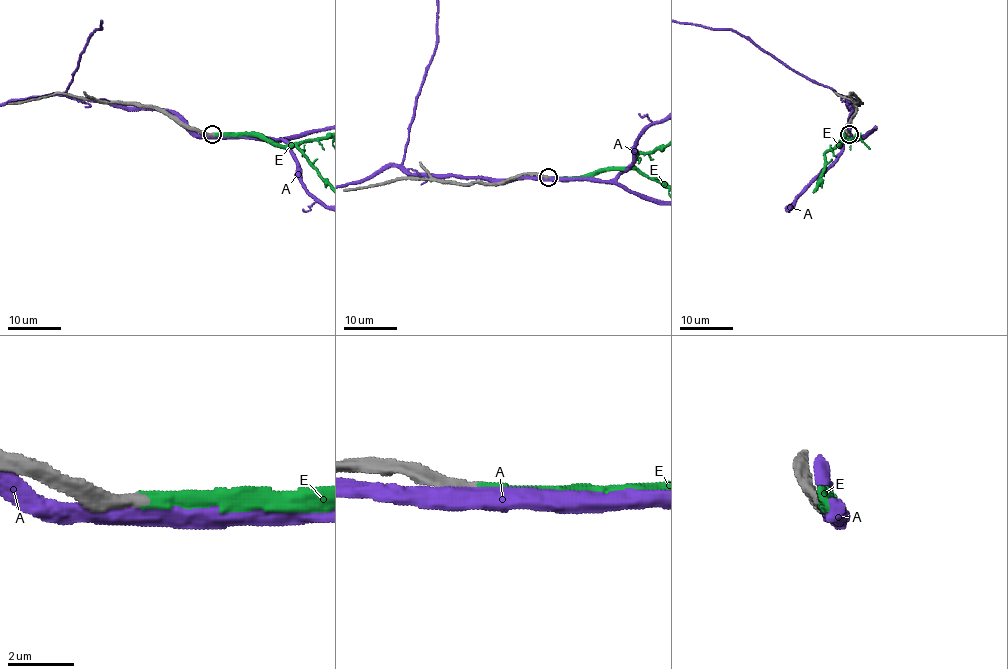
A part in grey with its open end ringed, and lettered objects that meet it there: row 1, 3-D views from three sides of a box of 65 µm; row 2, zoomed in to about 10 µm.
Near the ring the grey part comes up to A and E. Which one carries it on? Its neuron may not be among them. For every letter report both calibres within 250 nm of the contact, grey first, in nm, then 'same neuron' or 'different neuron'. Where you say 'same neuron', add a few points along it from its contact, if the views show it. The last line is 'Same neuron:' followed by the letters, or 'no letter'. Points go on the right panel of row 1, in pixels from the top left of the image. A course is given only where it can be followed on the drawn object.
A: 550/500 nm | different neuron
E: 420/400 nm | same neuron
Same neuron: E

